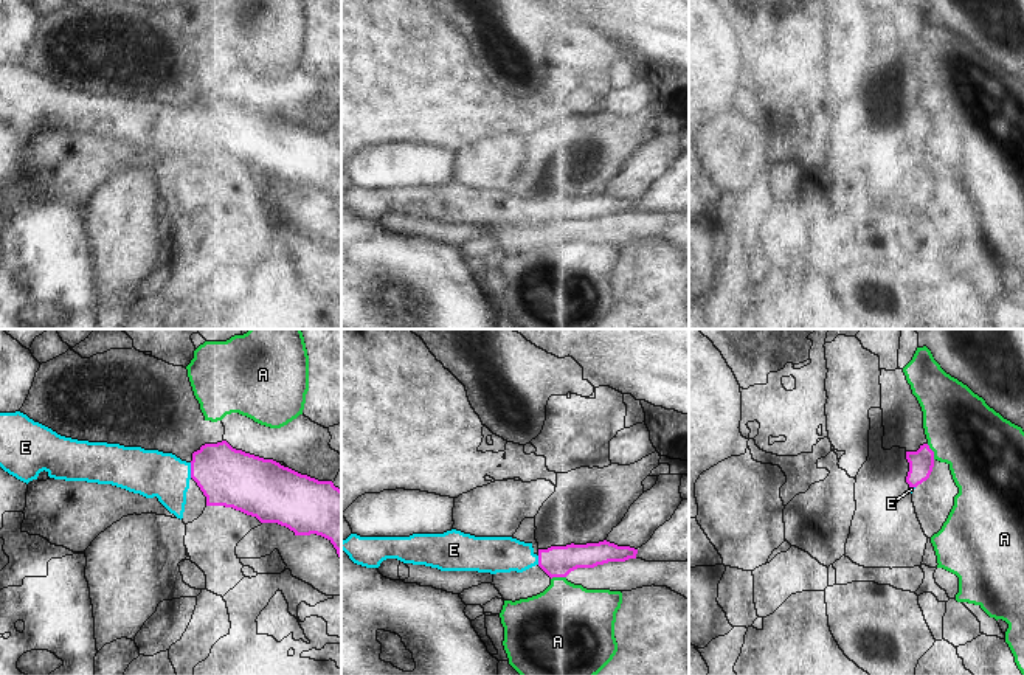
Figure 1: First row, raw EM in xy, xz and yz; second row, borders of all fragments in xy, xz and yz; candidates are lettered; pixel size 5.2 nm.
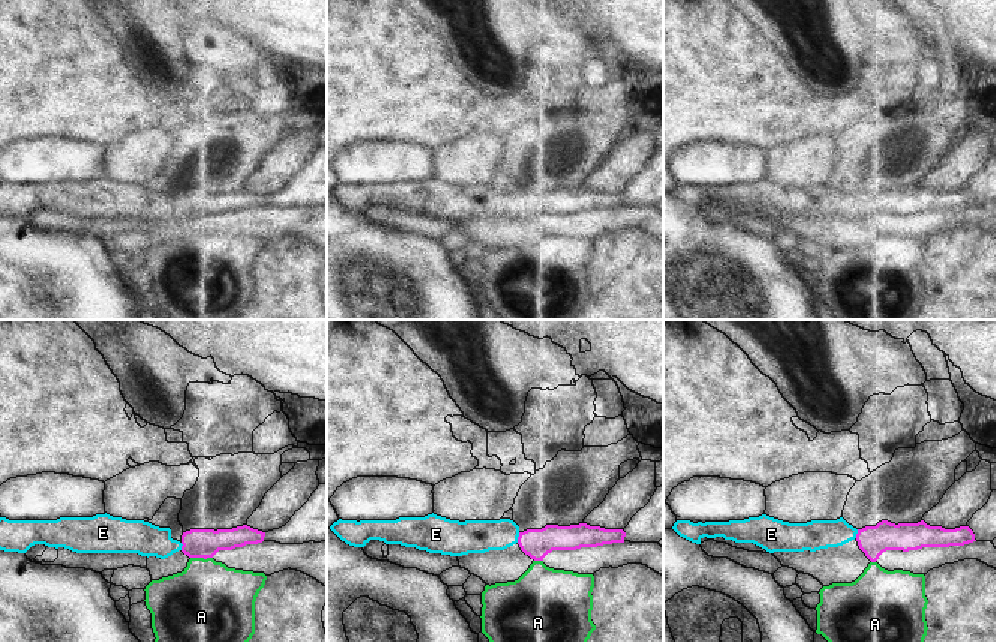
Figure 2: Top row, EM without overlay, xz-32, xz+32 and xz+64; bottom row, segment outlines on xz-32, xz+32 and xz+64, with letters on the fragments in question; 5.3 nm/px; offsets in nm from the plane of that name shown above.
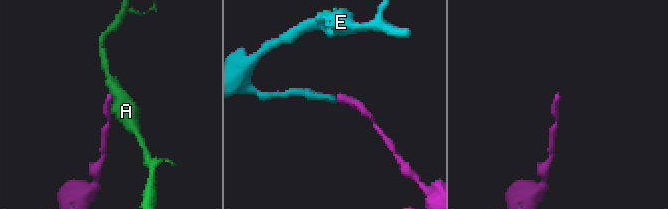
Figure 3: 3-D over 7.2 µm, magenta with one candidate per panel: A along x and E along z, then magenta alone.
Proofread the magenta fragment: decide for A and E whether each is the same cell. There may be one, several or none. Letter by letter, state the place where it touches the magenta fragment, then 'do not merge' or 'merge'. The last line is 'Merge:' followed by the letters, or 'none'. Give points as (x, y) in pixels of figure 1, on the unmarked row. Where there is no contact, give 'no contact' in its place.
A: meets magenta in xz at (557, 228); do not merge
E: meets magenta in xy at (191, 123); merge
Merge: E

